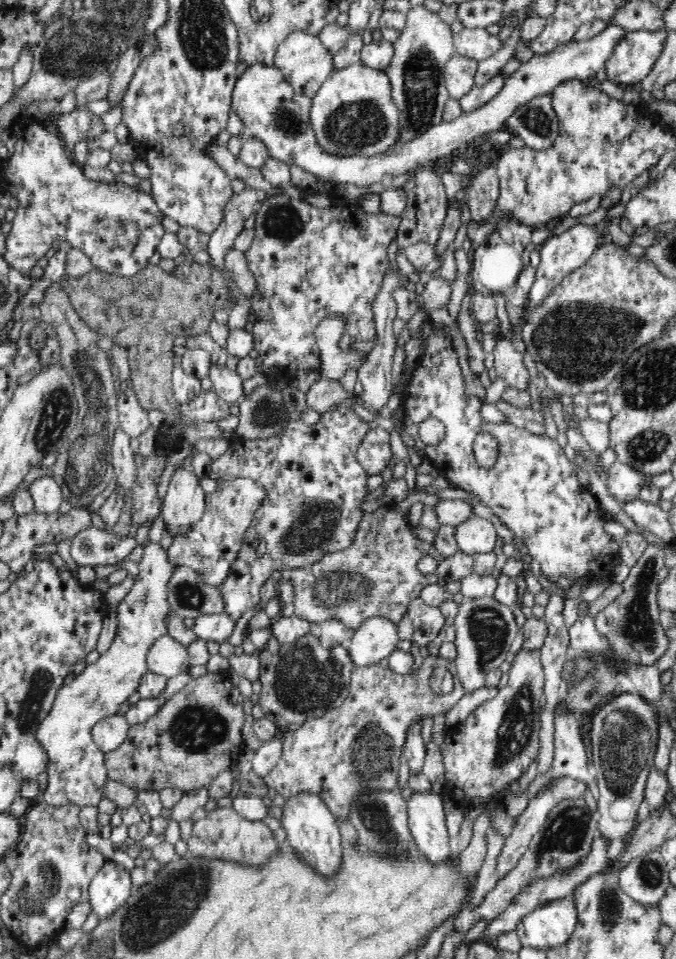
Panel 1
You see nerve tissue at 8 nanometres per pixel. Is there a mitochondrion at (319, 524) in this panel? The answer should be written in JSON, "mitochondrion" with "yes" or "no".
{"mitochondrion":"yes"}

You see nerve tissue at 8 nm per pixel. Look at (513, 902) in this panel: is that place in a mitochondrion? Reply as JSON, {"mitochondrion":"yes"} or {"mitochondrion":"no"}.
{"mitochondrion":"no"}

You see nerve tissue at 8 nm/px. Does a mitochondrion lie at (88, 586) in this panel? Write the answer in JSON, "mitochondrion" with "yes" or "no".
{"mitochondrion":"no"}

